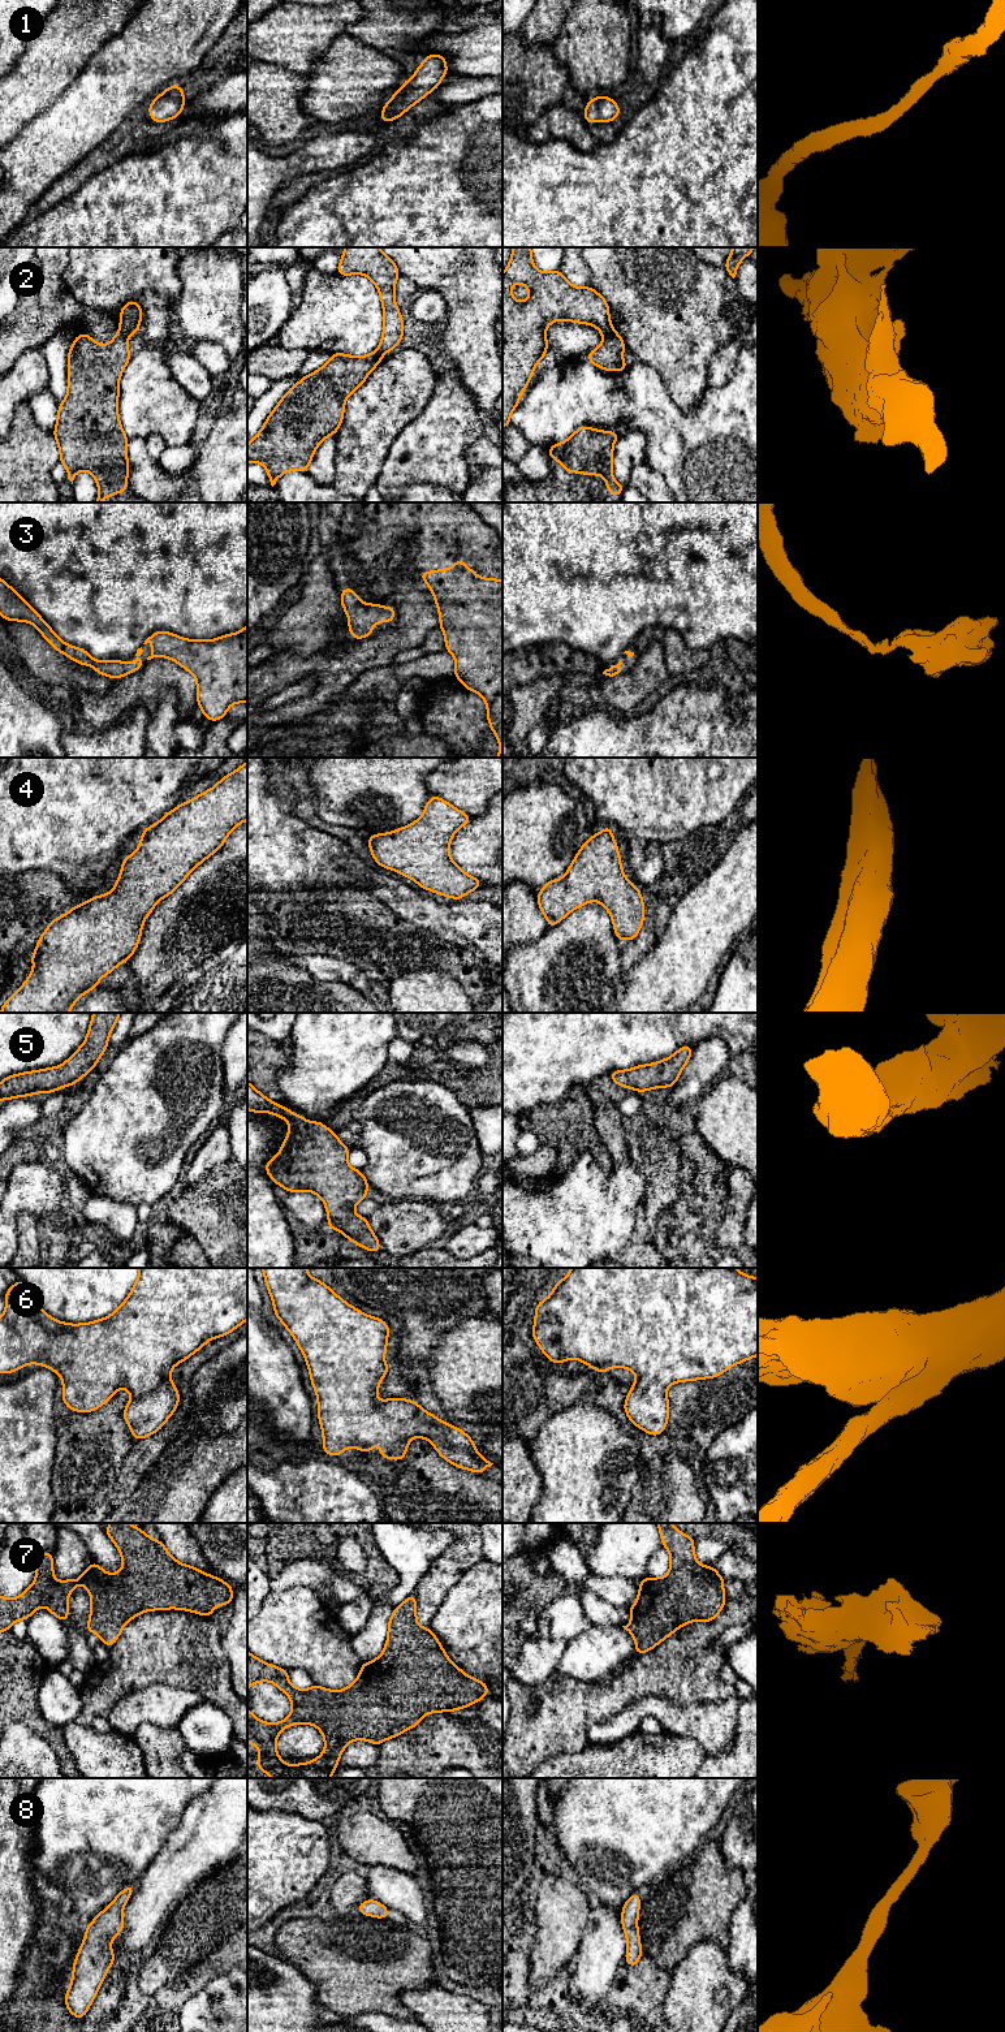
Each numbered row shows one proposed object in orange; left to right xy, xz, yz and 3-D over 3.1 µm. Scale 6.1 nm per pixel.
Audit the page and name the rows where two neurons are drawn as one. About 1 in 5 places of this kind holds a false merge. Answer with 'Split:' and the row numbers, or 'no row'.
Split: 2

